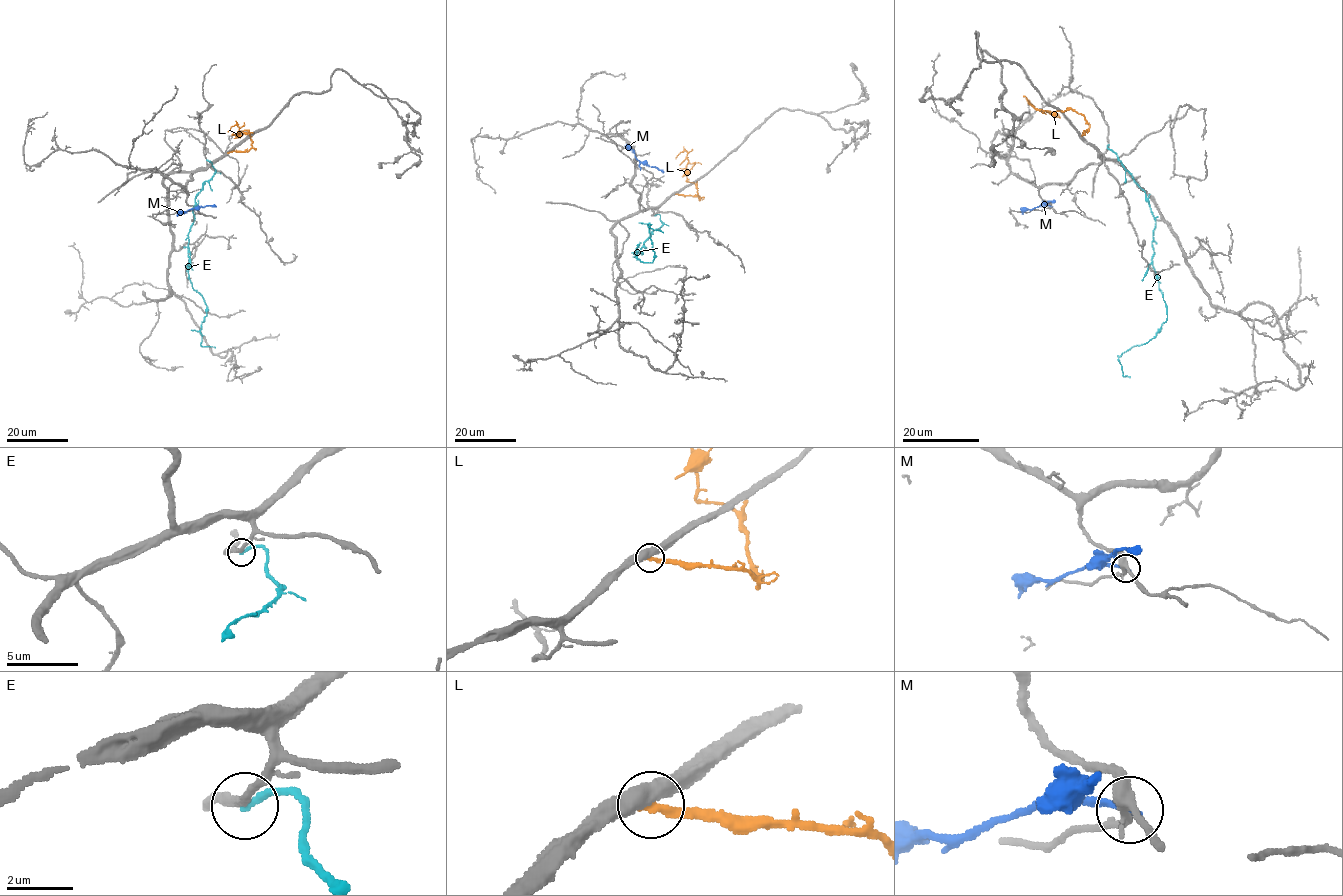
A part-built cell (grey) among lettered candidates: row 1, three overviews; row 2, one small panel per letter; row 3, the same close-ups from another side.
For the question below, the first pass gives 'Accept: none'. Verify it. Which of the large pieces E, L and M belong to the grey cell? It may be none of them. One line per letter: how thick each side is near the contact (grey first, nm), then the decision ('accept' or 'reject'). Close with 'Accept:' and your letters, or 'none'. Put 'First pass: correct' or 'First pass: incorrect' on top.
First pass: correct
E: 240 nm thick on the grey side, 240 nm on the other; reject
L: 550 nm thick on the grey side, 280 nm on the other; reject
M: 220 nm thick on the grey side, 220 nm on the other; reject
Accept: none

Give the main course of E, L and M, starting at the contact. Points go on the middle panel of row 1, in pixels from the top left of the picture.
E: (655, 216), (662, 224), (641, 253), (636, 250), (641, 261), (655, 258), (649, 223), (663, 233)
L: (676, 193), (695, 196), (699, 199), (697, 187), (686, 180), (687, 152), (680, 152), (676, 159)
M: (640, 169), (639, 164), (645, 162), (664, 172)

